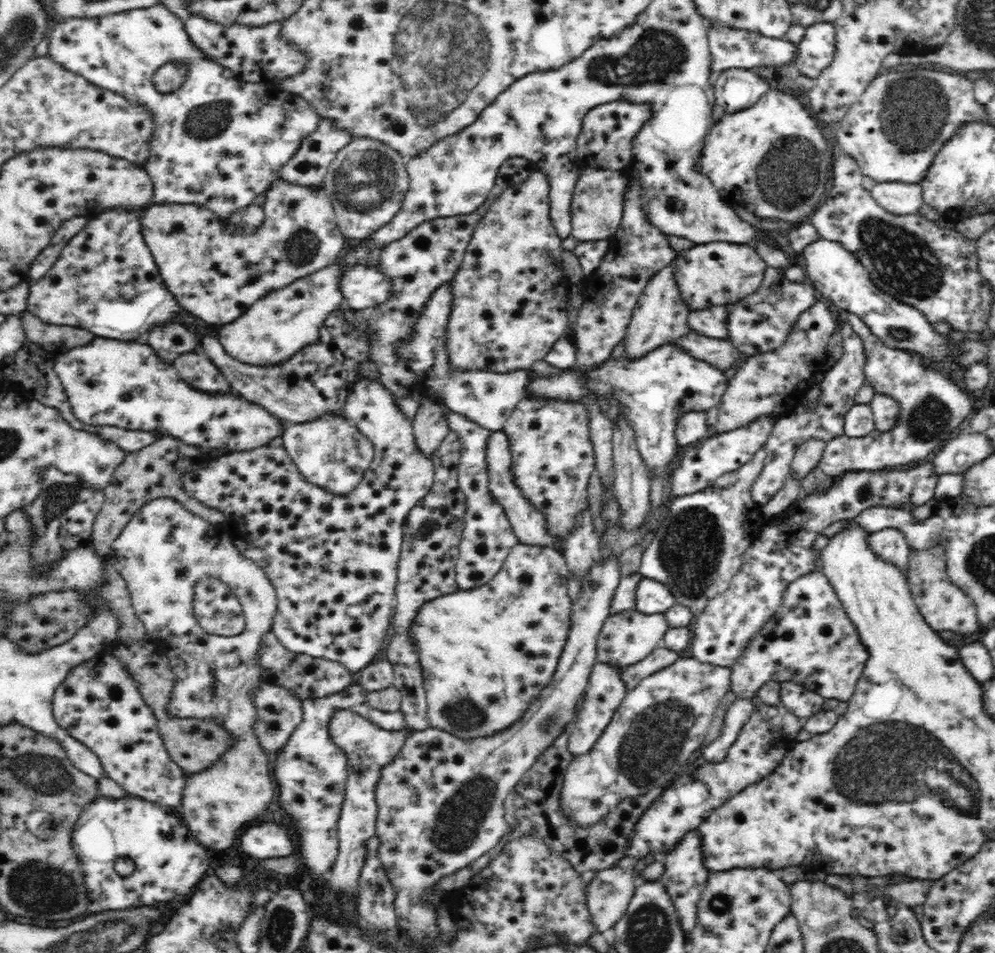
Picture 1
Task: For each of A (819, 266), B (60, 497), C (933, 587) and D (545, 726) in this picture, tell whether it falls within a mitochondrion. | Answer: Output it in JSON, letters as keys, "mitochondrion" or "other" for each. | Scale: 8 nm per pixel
{"A":"other","B":"mitochondrion","C":"other","D":"mitochondrion"}

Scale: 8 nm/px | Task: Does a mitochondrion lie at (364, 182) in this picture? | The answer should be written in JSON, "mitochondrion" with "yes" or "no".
{"mitochondrion":"yes"}

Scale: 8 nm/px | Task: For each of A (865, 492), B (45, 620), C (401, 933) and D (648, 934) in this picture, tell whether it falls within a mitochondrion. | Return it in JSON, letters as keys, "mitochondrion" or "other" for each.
{"A":"mitochondrion","B":"other","C":"other","D":"mitochondrion"}

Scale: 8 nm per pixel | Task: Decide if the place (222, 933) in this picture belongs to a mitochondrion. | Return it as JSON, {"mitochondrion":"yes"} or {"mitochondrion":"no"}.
{"mitochondrion":"no"}

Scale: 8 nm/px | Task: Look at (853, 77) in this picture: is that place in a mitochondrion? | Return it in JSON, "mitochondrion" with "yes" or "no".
{"mitochondrion":"no"}

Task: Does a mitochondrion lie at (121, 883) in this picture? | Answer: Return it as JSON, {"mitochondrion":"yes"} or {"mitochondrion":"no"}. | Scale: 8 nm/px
{"mitochondrion":"no"}

